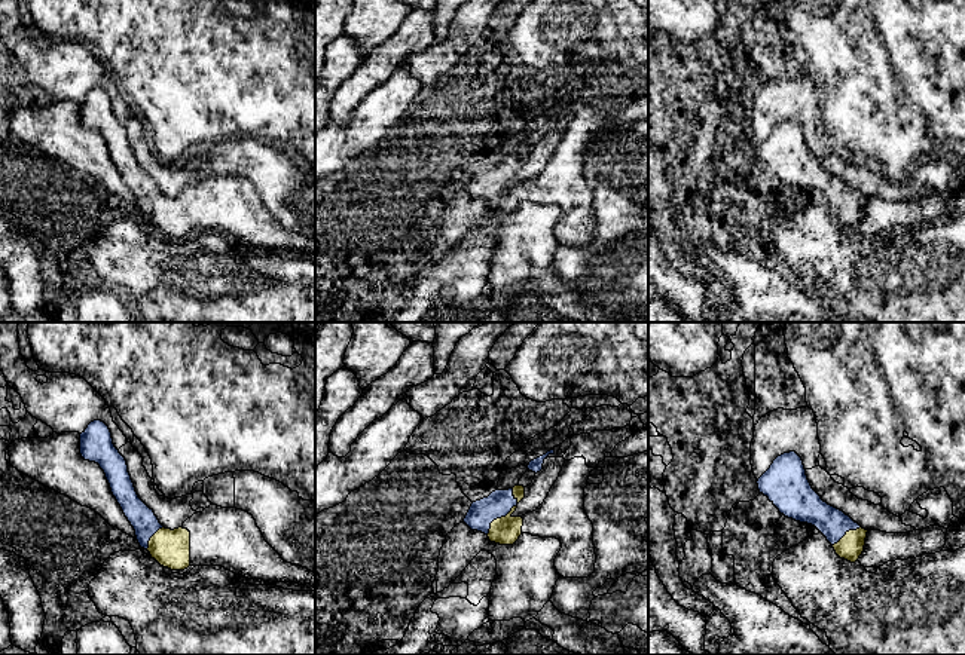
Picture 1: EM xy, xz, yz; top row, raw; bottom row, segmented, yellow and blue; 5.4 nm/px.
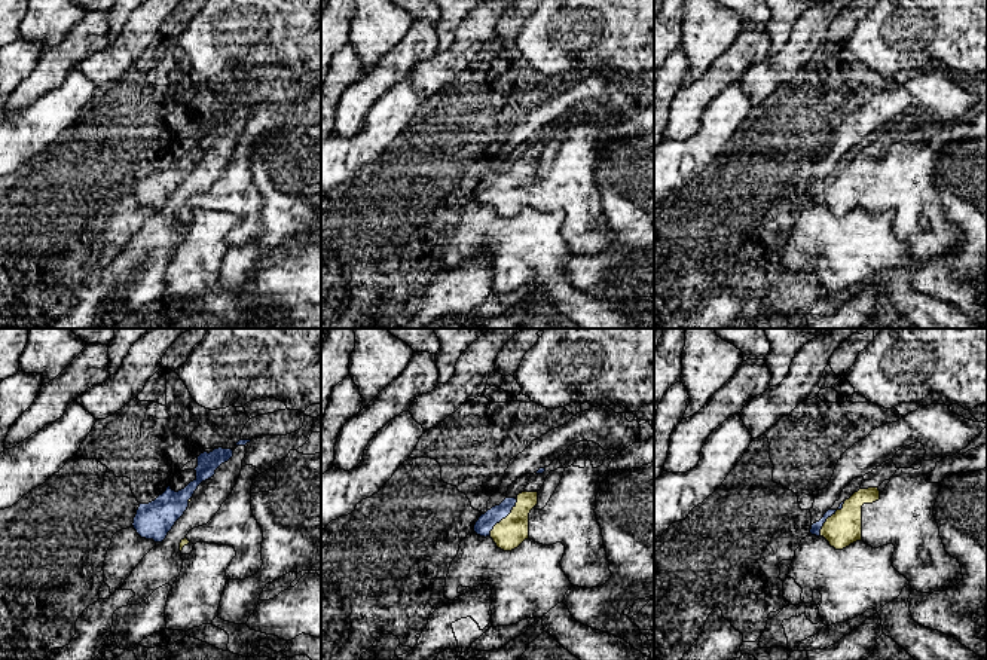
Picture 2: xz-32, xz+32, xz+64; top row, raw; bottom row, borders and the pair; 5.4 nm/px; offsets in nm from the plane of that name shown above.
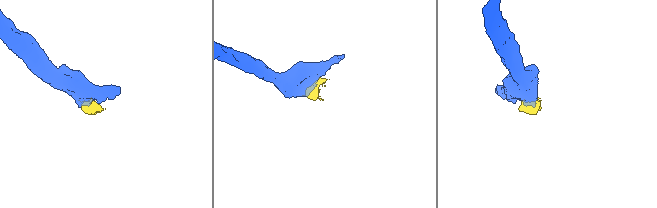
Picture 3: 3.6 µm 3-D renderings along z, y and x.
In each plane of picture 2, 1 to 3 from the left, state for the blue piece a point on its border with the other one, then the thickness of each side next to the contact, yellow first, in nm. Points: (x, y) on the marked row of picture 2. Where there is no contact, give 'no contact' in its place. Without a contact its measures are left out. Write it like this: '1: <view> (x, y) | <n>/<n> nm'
1: xz-32 (189, 500) | 20/200 nm
2: xz+32 (506, 518) | 170/90 nm
3: xz+64 (828, 518) | 190/50 nm

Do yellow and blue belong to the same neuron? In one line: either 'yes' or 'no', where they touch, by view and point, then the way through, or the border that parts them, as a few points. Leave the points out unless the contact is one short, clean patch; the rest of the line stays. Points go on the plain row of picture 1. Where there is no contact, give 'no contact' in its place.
yes; meets yellow in xz at (507, 181); runs through xz (506, 198), (507, 181), (498, 171)

